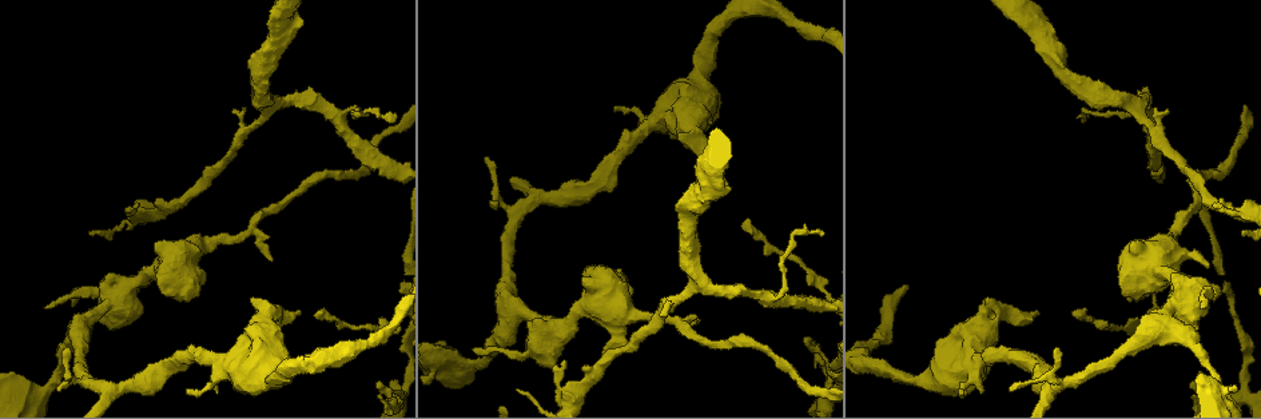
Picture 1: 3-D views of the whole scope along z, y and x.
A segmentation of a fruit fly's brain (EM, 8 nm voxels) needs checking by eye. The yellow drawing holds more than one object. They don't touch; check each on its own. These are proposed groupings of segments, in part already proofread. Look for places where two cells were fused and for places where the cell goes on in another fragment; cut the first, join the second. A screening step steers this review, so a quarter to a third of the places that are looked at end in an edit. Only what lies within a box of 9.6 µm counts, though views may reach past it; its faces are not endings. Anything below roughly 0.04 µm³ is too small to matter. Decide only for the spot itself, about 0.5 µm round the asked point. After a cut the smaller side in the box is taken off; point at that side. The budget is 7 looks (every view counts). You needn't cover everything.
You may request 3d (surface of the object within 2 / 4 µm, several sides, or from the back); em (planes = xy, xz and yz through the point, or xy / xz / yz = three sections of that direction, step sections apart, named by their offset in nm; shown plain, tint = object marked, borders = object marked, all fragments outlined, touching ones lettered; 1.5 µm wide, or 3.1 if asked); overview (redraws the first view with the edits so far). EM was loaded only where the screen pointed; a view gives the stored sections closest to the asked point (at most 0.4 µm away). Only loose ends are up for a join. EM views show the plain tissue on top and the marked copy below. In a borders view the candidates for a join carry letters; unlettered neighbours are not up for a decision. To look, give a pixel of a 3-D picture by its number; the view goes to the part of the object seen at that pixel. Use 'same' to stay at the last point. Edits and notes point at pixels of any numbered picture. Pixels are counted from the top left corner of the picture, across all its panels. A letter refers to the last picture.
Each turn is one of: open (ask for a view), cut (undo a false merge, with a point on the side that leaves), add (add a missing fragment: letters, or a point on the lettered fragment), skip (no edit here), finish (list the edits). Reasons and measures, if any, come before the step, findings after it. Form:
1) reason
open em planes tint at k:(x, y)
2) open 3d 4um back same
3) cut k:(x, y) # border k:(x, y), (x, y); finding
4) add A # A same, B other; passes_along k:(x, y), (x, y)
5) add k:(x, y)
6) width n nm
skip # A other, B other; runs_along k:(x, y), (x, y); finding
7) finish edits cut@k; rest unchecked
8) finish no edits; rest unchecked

thin end
open 3d 2um at 1:(1196, 396)

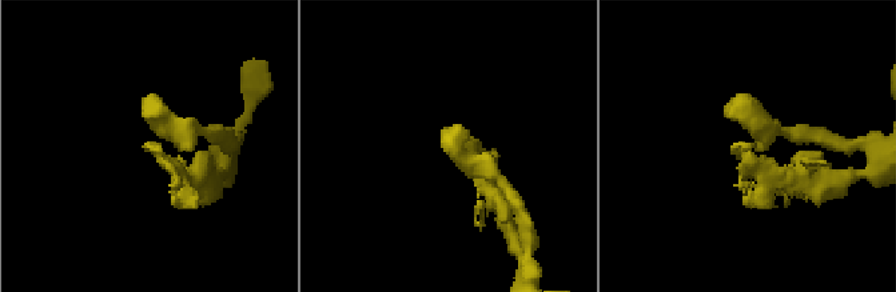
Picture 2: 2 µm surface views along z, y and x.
open em xy step 4 tint at 2:(158, 132)

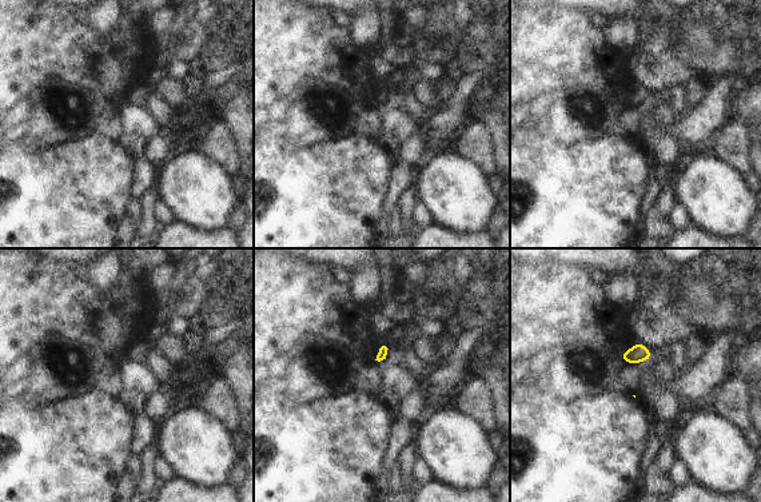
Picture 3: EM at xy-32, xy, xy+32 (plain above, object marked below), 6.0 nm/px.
open em planes borders same

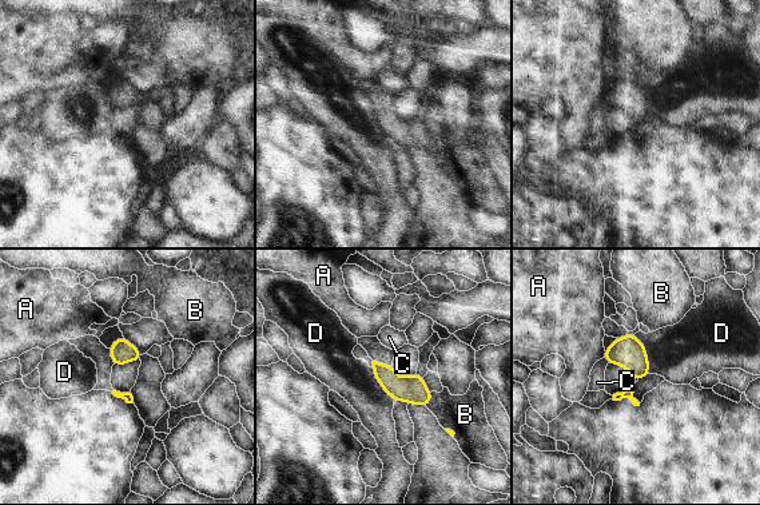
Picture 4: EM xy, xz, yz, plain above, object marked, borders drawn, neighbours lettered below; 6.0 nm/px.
skip # A other, B other, C other, D other; border 4:(635, 334), (645, 350), (649, 373); none of them fits

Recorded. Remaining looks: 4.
branch stops here
open 3d 4um at 1:(1242, 231)

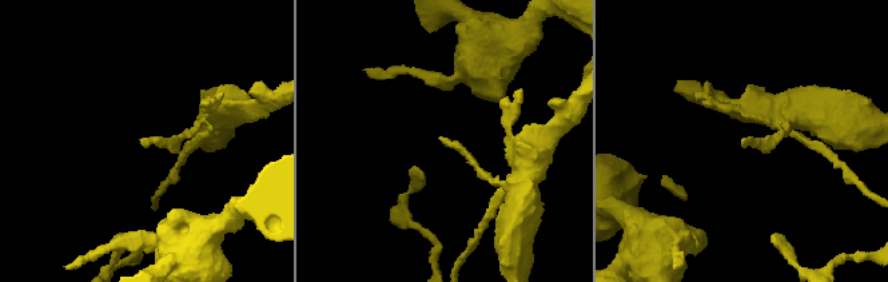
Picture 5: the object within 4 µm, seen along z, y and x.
shape alone is not enough
open em xz step 4 tint at 5:(745, 142)

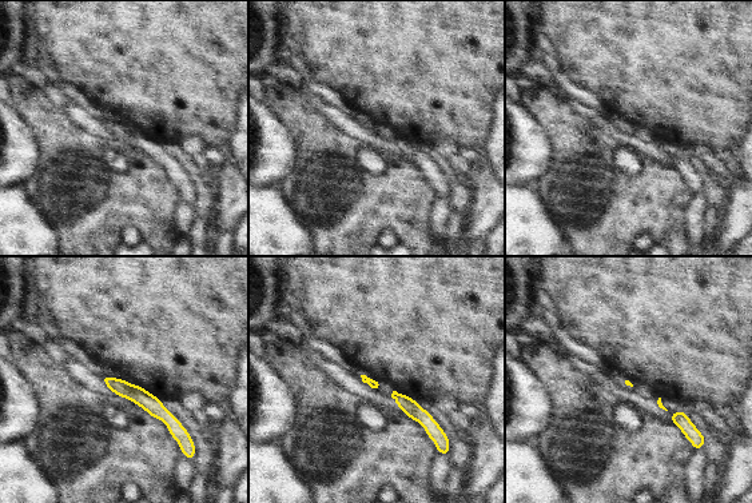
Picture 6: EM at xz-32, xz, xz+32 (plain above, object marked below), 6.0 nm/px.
open em planes borders same

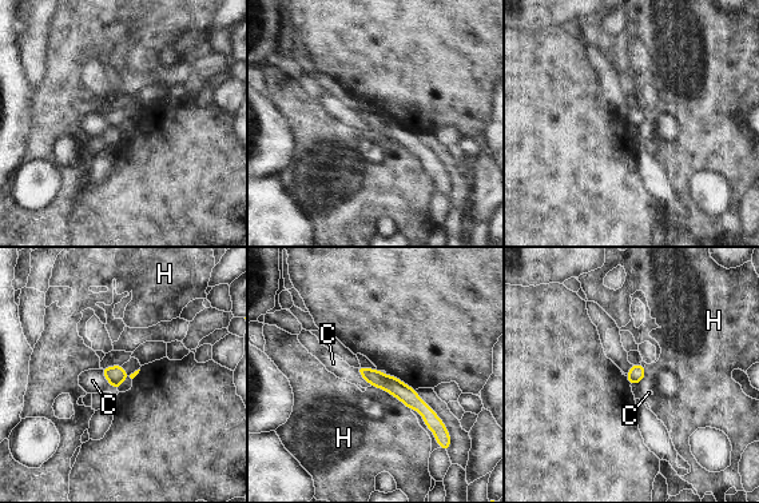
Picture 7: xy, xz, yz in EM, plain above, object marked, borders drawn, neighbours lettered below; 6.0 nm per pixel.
skip # C other, H other; runs_along 7:(362, 370), (402, 391), (440, 426); no lettered fragment goes on from it

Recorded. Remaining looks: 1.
branch stops here
open em planes borders at 1:(1202, 307)

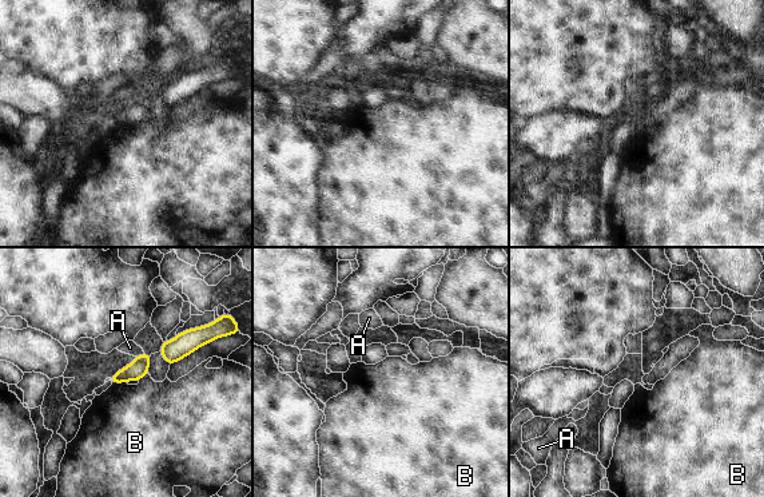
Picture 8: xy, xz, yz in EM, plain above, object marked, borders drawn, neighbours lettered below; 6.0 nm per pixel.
skip # A other, B other; border 8:(126, 381), (112, 384); none of them fits

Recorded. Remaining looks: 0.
finish no edits; rest unchecked

